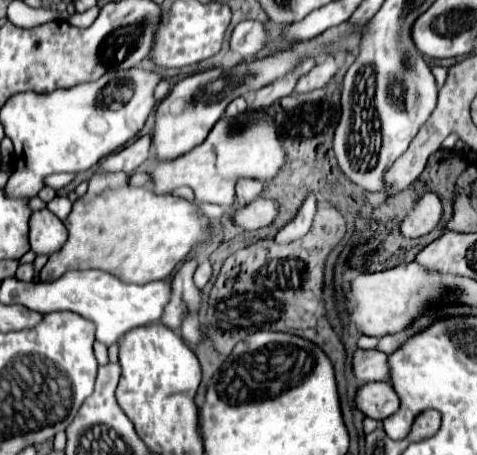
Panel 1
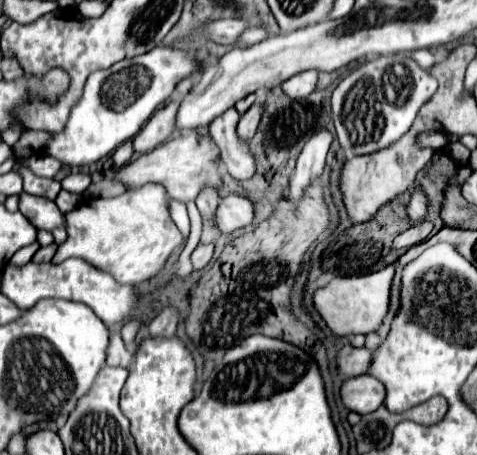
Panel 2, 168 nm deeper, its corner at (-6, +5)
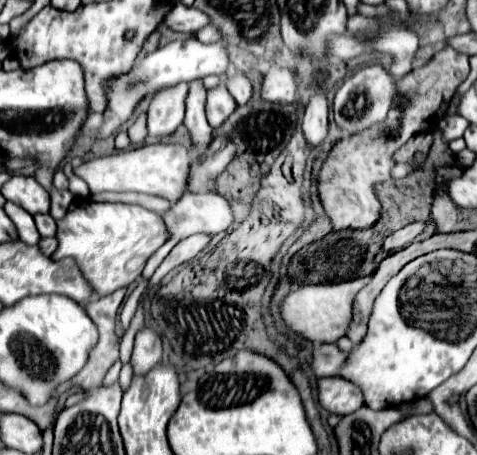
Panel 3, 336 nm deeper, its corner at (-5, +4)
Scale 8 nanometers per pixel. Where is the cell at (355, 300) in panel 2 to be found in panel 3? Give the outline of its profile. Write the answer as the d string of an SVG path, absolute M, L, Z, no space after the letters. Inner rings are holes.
M371 276L339 282L339 284L317 284L317 286L303 286L297 292L291 292L283 304L281 312L289 328L311 342L337 342L343 338L349 330L349 324L353 320L353 304L357 292L367 286Z

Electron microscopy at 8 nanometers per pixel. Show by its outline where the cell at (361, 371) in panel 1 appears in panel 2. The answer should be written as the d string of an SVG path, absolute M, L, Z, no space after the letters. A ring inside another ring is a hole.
M344 345L338 355L336 355L336 365L338 365L338 375L342 377L358 377L364 375L368 365L372 361L372 351L368 351L366 347L352 347L352 345Z

